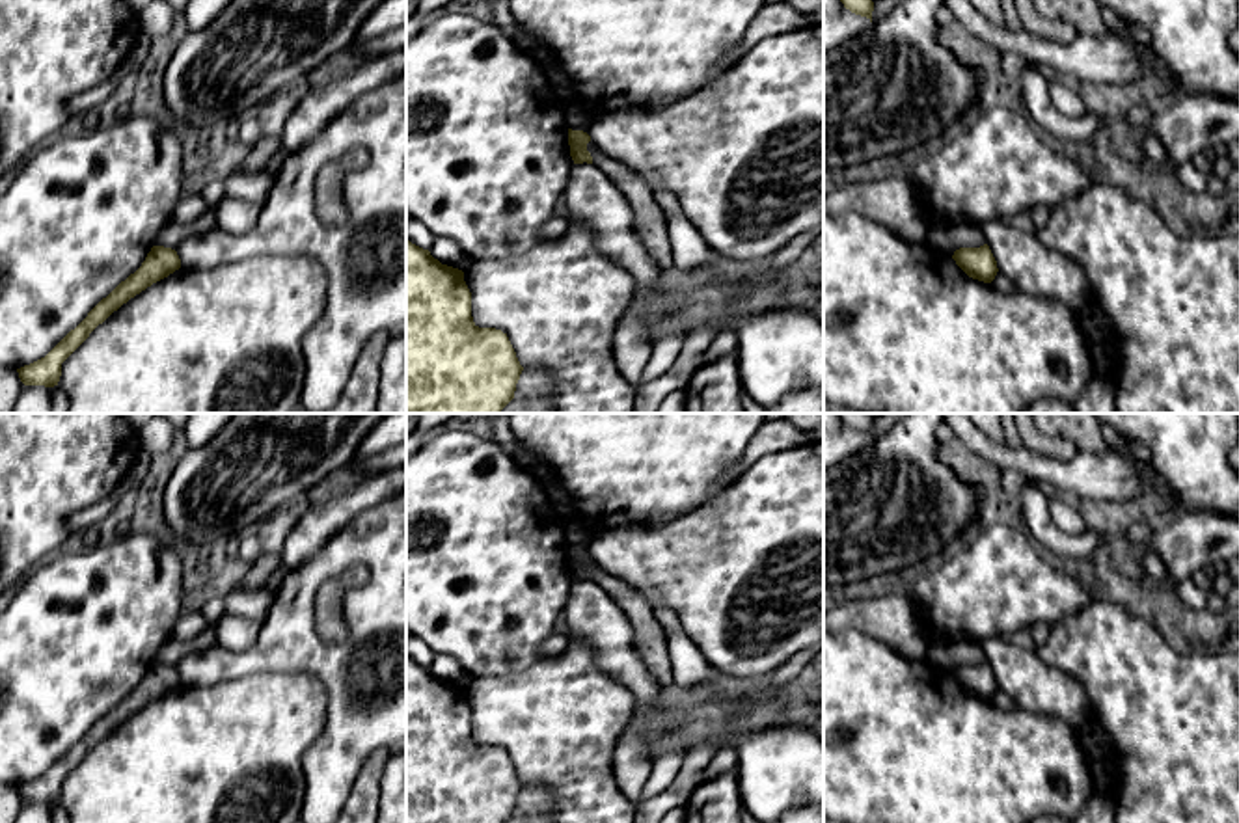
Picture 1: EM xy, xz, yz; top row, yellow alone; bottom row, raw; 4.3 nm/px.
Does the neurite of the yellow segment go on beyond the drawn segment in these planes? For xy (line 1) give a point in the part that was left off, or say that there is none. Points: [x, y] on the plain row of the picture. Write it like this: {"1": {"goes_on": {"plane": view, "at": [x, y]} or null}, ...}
{"1": {"goes_on": null}}

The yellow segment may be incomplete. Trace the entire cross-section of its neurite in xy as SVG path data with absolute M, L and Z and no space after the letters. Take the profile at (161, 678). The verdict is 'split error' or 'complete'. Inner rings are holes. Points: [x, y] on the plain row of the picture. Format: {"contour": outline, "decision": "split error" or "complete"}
{"contour": "M153 663L142 683L102 715L88 734L71 747L45 775L17 786L24 803L54 804L61 793L61 780L130 715L181 685L175 667Z", "decision": "complete"}

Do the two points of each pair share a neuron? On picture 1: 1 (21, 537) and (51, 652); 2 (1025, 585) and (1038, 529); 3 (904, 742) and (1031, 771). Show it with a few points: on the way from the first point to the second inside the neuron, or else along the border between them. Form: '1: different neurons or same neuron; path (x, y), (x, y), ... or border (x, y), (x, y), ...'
1: different neurons; border (49, 555), (19, 583)
2: different neurons; border (1023, 531), (1048, 555), (1066, 565)
3: same neuron; path (936, 768), (941, 771), (999, 771)

